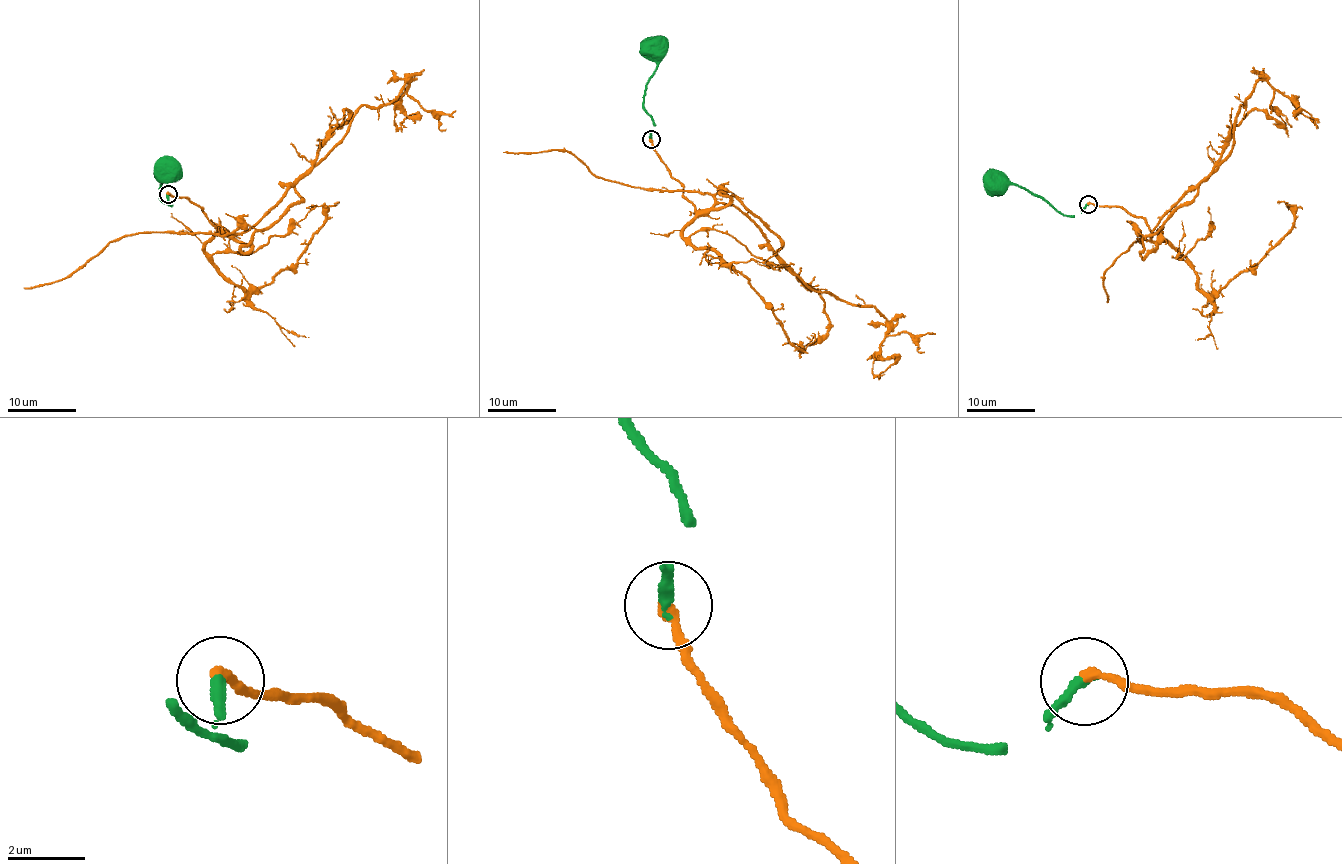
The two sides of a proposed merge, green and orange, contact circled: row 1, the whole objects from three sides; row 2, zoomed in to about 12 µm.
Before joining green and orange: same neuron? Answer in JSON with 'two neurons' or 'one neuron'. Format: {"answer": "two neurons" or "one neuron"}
{"answer": "one neuron"}

